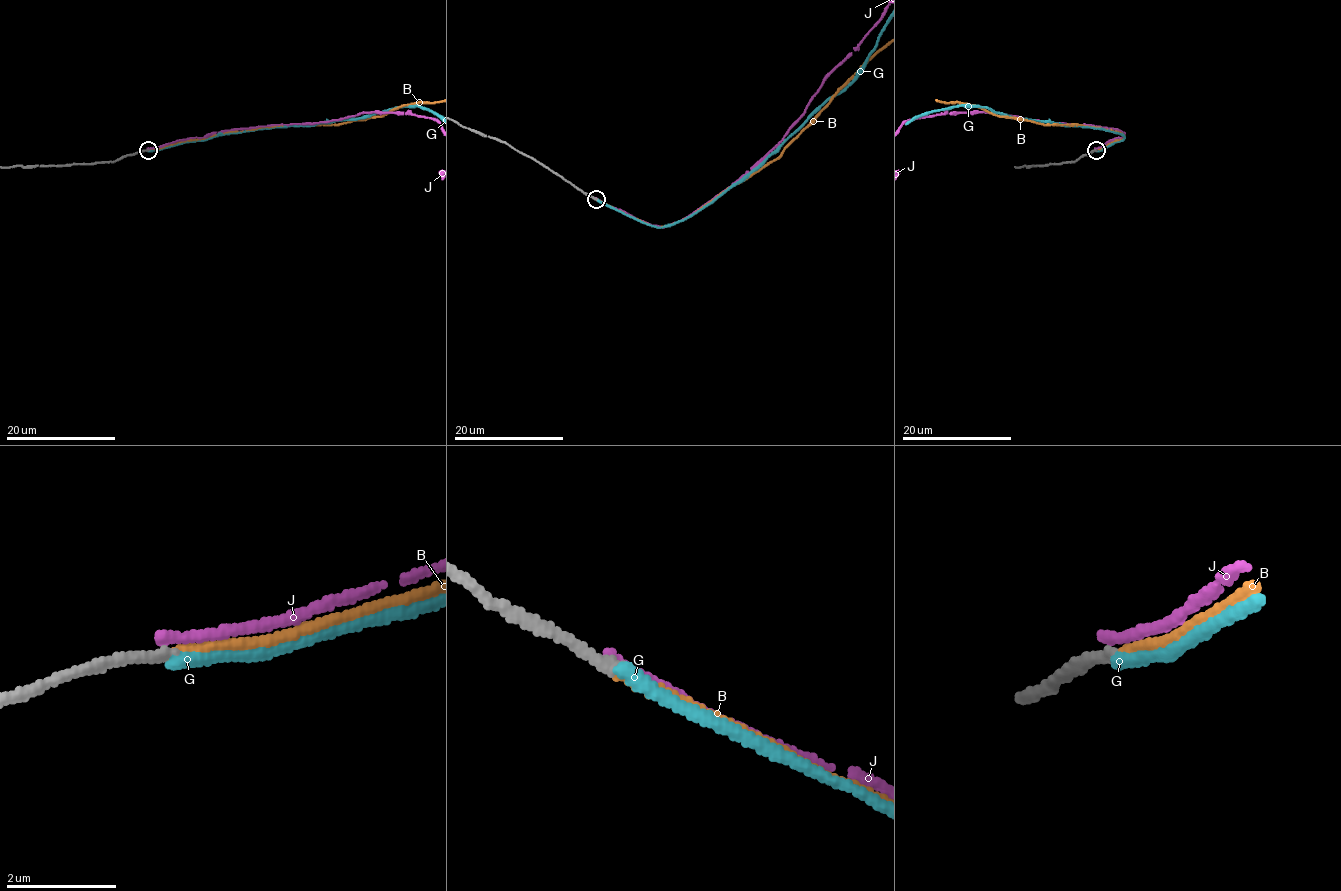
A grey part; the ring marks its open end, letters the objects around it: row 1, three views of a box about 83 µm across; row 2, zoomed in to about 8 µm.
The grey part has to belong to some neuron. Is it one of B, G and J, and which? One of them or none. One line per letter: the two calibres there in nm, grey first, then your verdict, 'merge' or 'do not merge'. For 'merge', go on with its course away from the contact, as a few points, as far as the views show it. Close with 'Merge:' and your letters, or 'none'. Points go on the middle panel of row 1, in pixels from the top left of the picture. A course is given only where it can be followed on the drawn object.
B: 200 nm thick on the grey side, 200 nm on the other; merge
G: 200 nm thick on the grey side, 260 nm on the other; do not merge
J: 200 nm thick on the grey side, 200 nm on the other; do not merge
Merge: B

